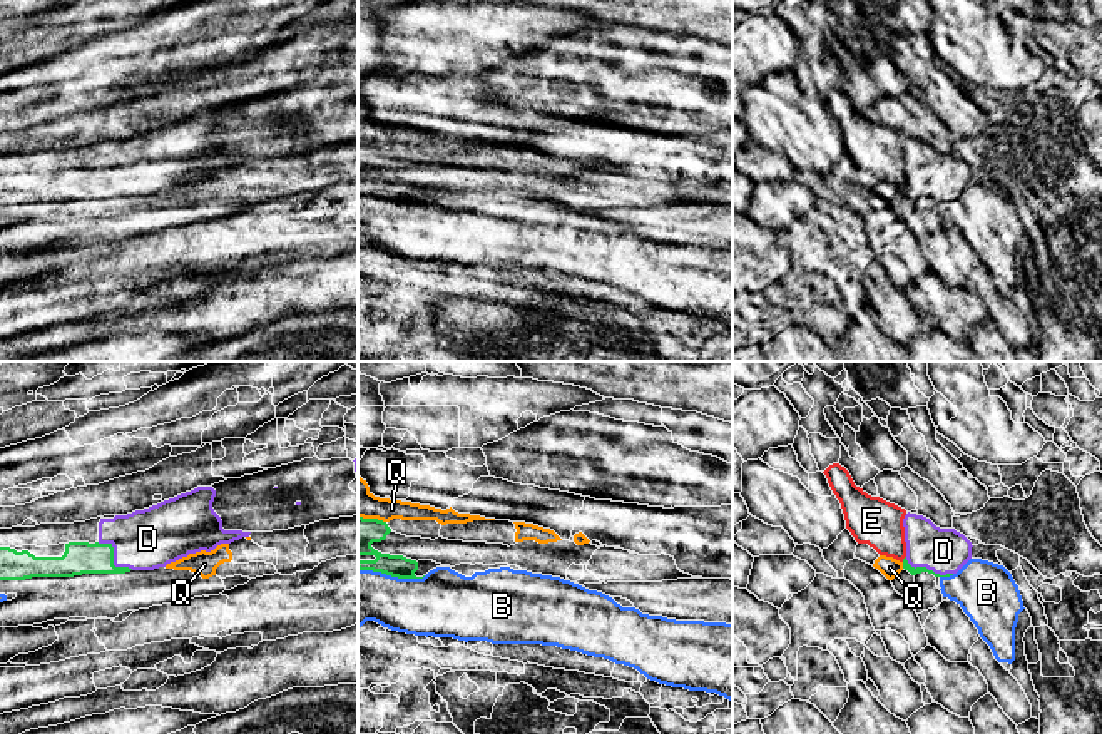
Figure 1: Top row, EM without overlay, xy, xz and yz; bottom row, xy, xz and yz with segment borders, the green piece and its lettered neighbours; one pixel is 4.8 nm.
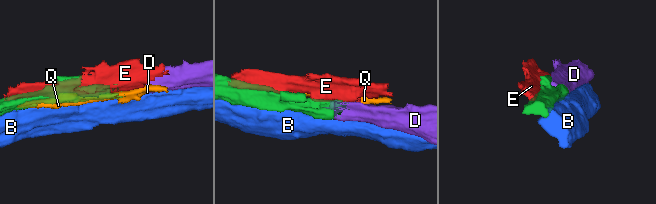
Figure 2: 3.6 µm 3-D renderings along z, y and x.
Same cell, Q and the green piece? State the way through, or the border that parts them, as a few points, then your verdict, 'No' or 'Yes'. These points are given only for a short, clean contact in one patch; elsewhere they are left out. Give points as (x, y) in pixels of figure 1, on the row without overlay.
No

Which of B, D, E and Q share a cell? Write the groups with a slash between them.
B / D / E / Q

